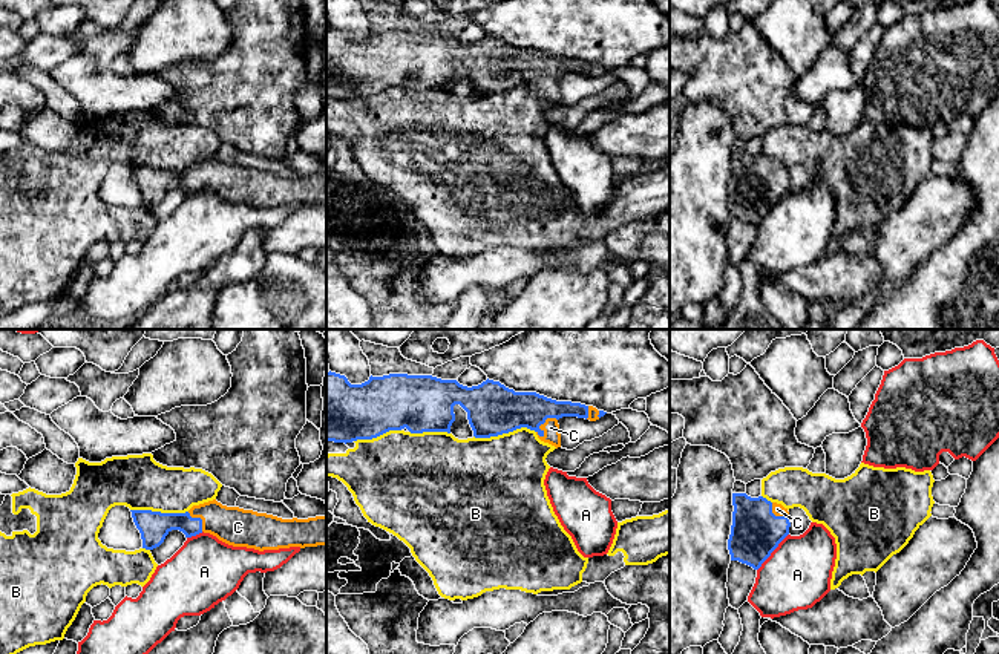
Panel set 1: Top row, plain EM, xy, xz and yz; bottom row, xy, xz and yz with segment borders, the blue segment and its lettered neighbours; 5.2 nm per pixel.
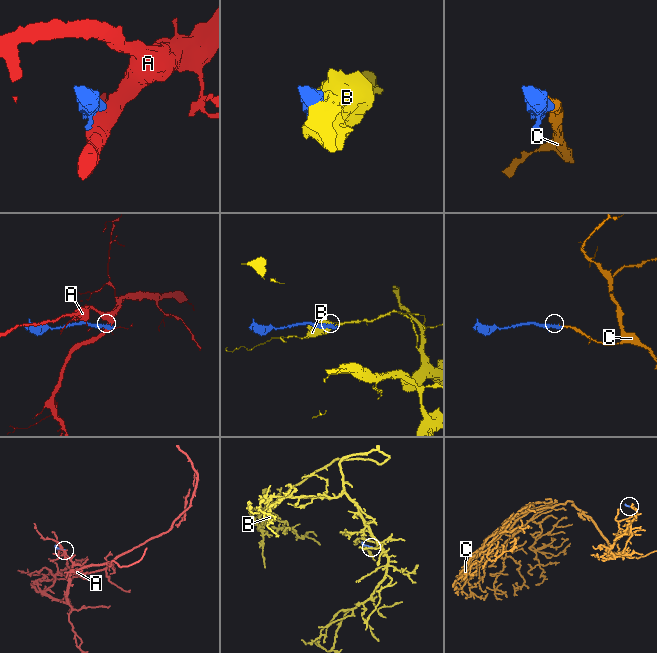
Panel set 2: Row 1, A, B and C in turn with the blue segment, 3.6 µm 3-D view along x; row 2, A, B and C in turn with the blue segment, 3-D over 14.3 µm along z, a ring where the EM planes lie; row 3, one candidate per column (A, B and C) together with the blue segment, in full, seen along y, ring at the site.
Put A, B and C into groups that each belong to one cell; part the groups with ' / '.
A / B / C

